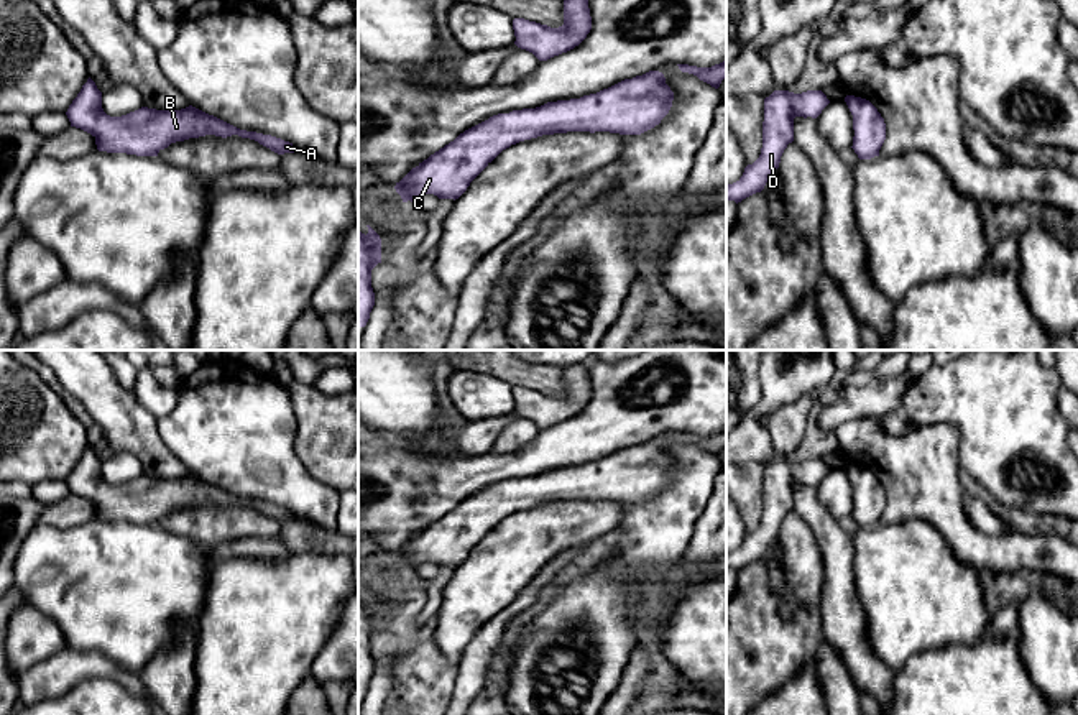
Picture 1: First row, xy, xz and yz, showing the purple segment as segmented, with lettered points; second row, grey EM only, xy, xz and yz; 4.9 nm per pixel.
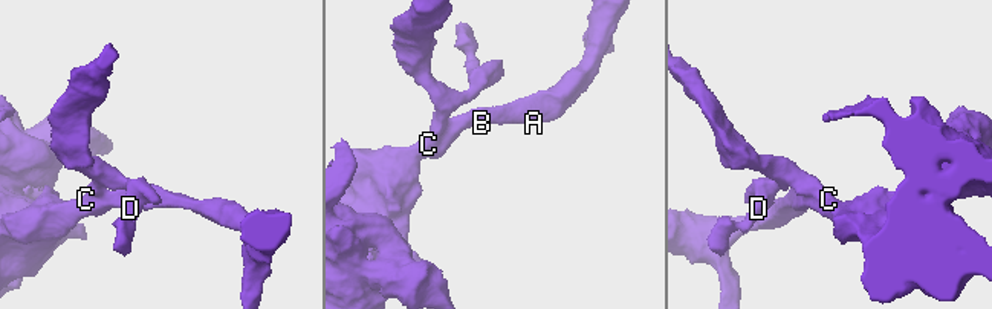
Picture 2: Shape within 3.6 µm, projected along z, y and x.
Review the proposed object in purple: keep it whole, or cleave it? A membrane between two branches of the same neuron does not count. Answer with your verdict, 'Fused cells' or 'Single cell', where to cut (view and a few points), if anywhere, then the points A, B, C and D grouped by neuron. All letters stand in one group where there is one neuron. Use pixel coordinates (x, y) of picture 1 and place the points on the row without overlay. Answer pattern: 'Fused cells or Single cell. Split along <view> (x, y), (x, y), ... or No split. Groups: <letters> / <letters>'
Single cell. No split. Groups: A B C D

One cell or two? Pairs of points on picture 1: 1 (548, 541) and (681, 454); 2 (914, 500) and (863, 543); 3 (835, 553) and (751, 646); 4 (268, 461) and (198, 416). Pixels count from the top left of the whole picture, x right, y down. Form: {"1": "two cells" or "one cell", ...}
{"1": "two cells", "2": "two cells", "3": "two cells", "4": "one cell"}

